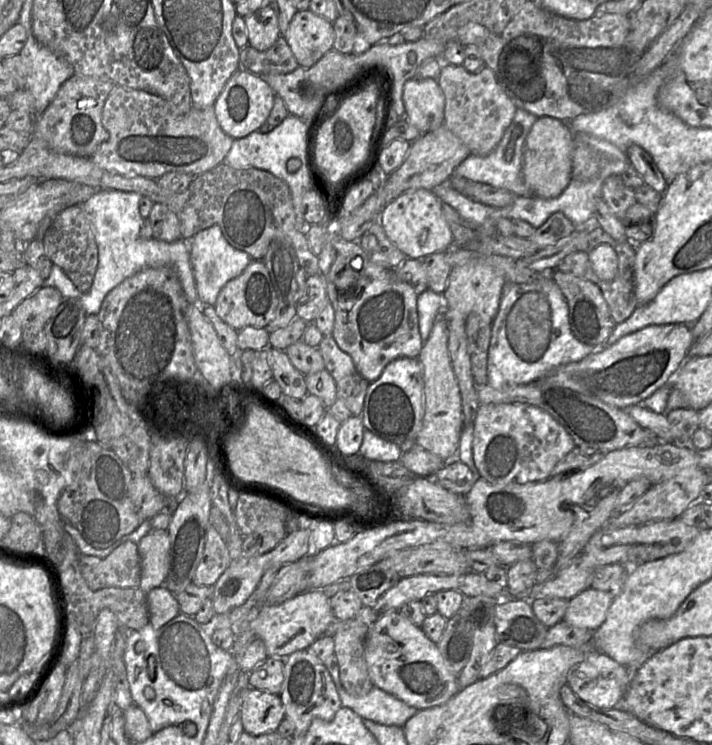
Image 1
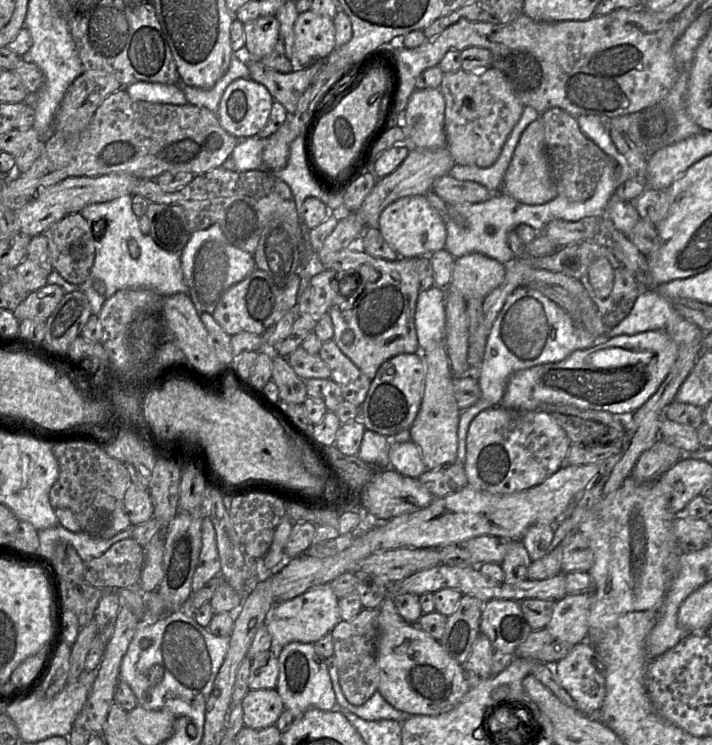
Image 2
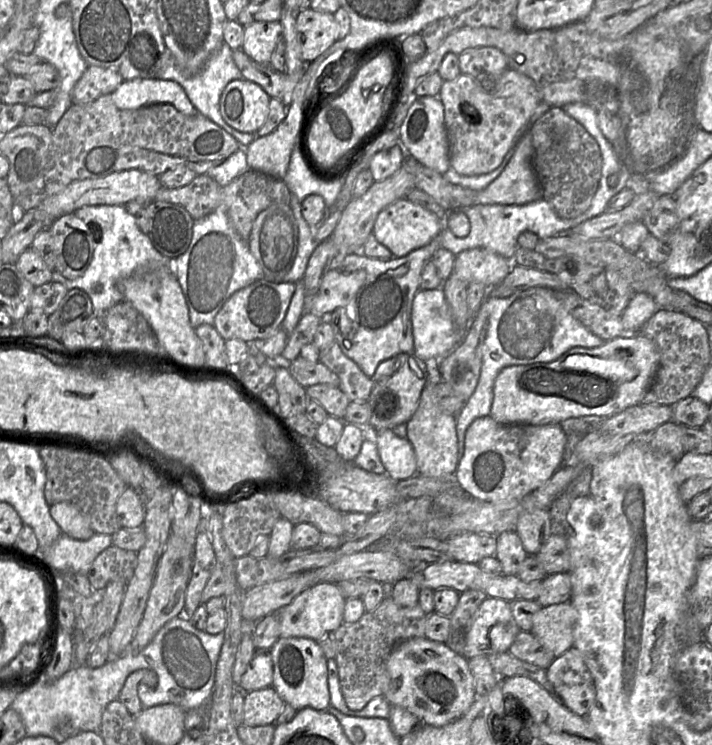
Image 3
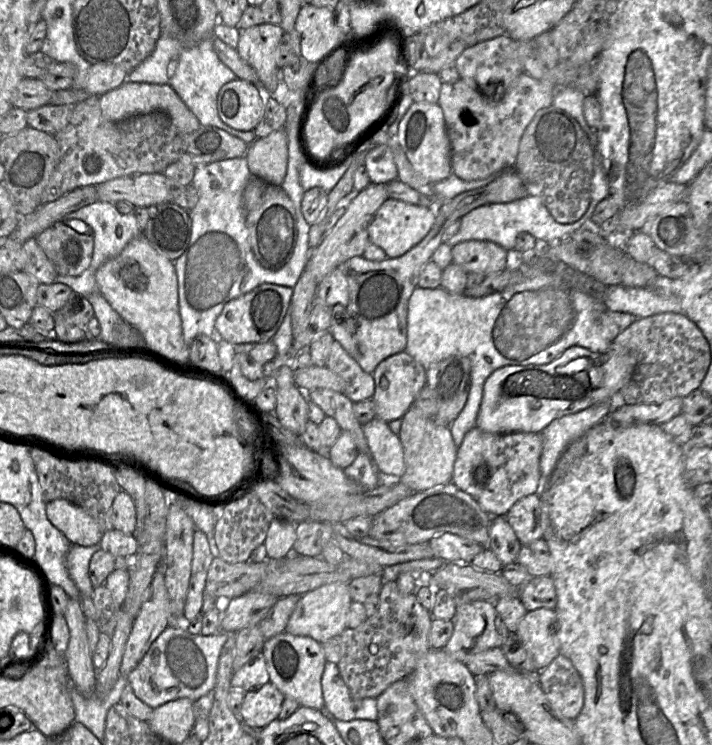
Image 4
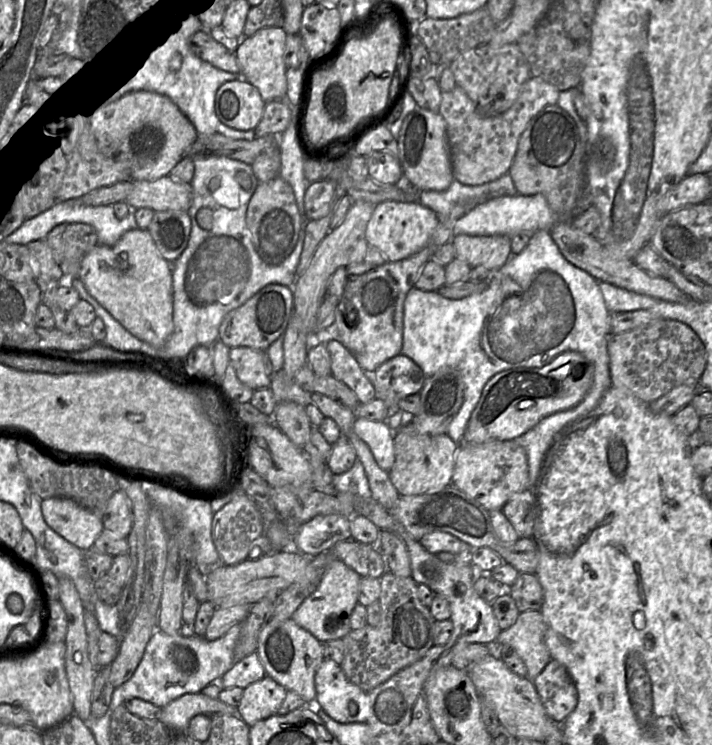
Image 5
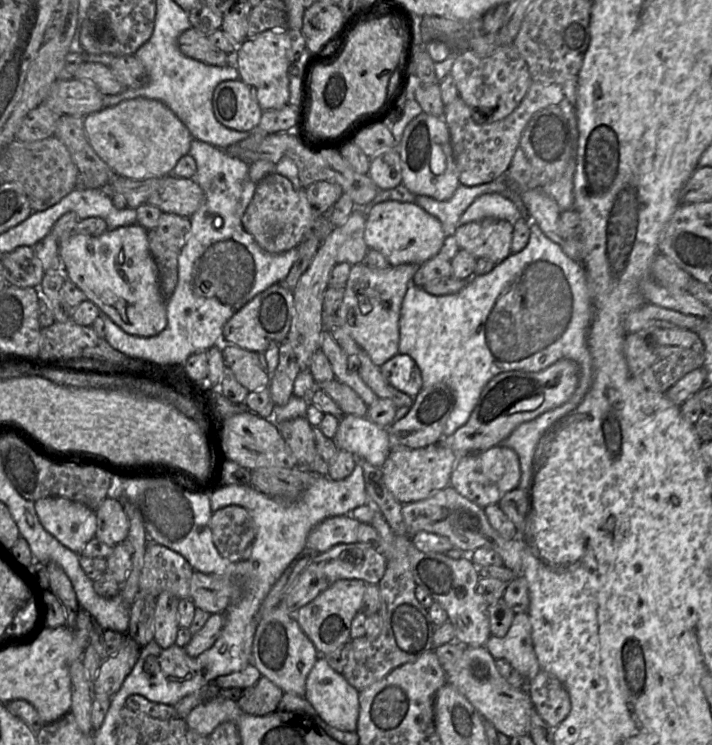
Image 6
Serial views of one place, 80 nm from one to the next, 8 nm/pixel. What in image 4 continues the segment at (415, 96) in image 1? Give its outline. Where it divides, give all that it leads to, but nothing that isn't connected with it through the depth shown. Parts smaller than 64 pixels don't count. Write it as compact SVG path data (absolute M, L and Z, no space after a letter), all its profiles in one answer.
M414 102L400 122L397 138L414 170L426 181L435 184L450 176L451 145L438 103Z

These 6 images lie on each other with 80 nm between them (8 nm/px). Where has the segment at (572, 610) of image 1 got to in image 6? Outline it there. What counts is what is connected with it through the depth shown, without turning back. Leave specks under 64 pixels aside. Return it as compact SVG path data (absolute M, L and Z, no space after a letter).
M515 614L511 627L503 637L491 635L485 643L486 649L496 659L506 659L529 684L541 670L532 640L529 614Z

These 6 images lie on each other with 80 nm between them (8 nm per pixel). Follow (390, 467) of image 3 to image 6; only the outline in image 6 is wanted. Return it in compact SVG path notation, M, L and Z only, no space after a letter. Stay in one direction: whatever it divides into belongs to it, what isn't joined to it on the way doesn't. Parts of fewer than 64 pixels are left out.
M344 414L333 441L339 450L348 451L376 468L382 468L390 453L387 428L366 416Z

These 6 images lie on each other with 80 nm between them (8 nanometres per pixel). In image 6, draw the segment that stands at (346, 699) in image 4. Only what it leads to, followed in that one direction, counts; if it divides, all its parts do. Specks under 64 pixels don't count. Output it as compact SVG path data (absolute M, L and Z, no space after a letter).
M323 655L319 656L307 677L305 697L319 714L335 725L357 727L359 691L341 672L334 670Z

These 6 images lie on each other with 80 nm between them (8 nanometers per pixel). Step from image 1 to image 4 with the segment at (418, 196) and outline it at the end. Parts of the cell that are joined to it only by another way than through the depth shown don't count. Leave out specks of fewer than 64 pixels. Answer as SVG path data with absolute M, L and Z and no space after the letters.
M388 198L375 213L368 227L369 240L385 251L388 258L404 255L419 244L429 233L436 220L434 208L409 204Z

